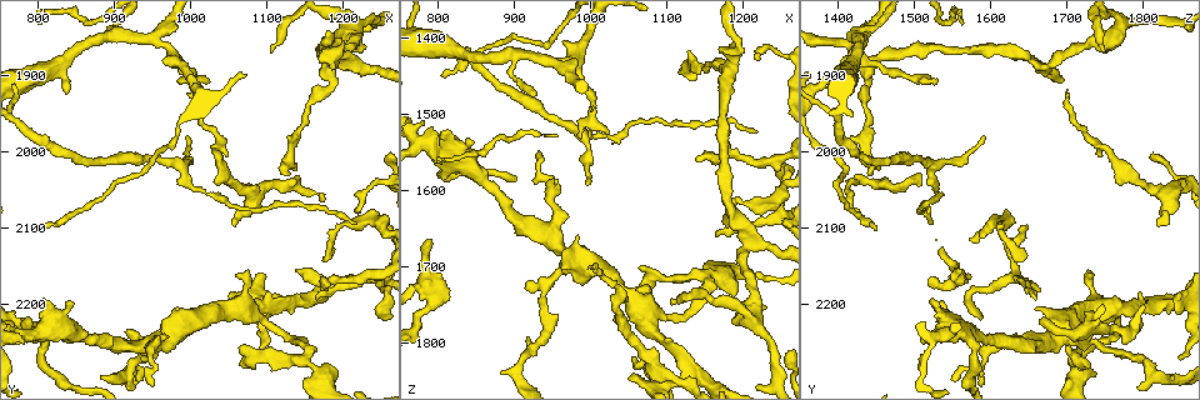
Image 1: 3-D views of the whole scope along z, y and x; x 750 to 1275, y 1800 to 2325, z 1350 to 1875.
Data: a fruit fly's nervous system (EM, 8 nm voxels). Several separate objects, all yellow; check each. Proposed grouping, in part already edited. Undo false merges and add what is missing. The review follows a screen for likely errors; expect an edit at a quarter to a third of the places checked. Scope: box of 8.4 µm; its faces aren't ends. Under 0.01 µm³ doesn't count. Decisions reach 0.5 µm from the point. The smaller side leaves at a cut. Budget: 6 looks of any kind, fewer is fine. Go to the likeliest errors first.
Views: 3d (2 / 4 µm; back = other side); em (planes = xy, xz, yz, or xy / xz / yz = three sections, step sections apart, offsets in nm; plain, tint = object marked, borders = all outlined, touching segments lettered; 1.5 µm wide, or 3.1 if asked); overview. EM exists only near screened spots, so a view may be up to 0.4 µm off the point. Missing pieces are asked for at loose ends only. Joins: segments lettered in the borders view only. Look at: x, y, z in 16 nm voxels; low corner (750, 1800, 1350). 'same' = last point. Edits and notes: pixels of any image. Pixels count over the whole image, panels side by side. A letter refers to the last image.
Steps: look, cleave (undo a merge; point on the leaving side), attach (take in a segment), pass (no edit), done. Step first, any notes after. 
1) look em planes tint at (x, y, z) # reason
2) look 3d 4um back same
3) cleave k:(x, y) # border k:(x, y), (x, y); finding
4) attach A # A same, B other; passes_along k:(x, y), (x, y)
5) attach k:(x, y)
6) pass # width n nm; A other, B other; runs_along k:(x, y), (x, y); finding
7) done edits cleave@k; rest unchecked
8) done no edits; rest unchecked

look em planes borders at (1140, 2155, 1560) # free end

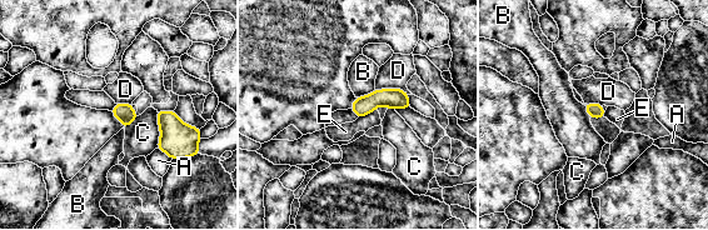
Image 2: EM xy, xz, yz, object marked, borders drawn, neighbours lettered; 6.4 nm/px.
pass # width 100 nm; A other, B other, C other, D other, E other; no lettered segment goes on from it

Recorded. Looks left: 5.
look em planes tint at (1130, 2030, 1440) # tapers out

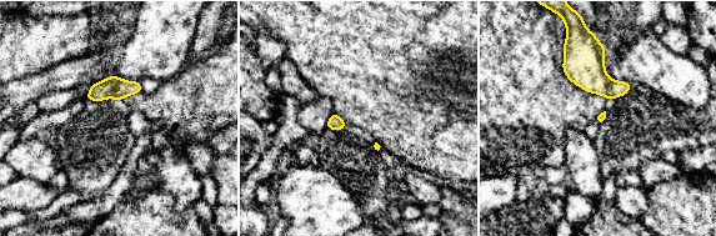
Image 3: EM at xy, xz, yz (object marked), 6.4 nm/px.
look em planes borders same

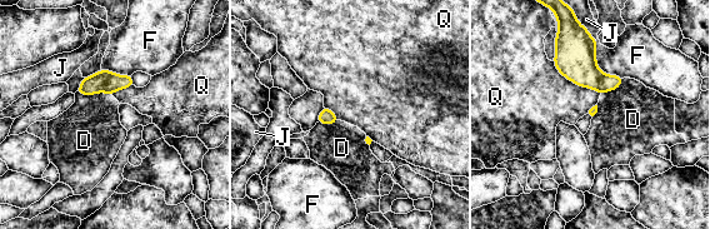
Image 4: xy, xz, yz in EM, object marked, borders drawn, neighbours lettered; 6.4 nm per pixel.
pass # D other, F other, J other, Q other; border 4:(553, 61), (566, 78), (600, 94); no lettered segment goes on from it

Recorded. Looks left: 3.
look em yz step 8 tint at (1205, 1885, 1675) # arms part here

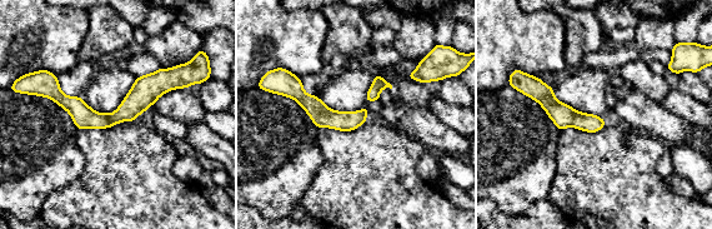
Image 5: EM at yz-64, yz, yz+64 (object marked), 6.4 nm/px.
look em planes borders same # another direction

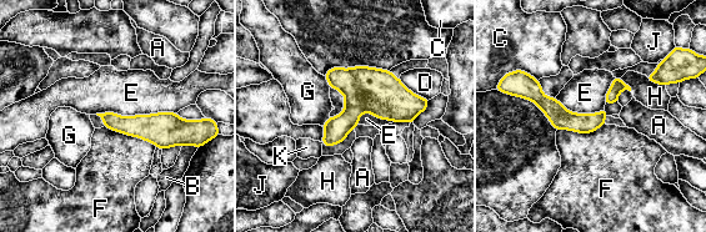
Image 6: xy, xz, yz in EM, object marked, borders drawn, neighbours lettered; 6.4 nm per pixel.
pass # A other, B other, C other, D other, E other, F other, G other, H other, J other, K other; border 6:(176, 112), (130, 116), (95, 114); one neuron here

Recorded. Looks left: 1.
done no edits; rest unchecked

